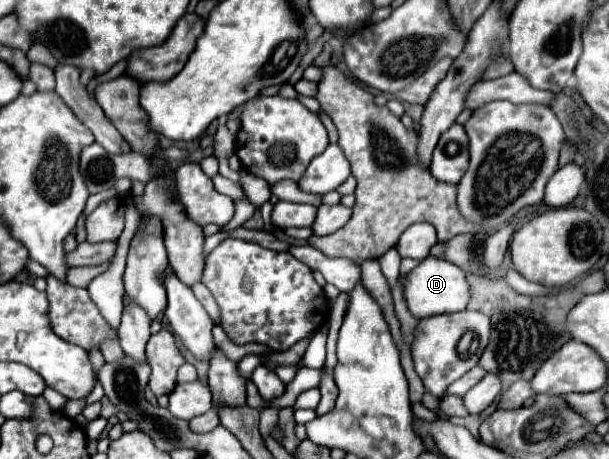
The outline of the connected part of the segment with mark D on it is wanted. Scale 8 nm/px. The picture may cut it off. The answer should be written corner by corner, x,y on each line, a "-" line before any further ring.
425,257
419,267
415,267
407,275
405,283
405,297
407,297
407,307
415,317
431,317
431,315
441,315
441,313
455,313
463,311
469,303
469,285
465,279
465,273
457,267
451,265
449,261
435,259
435,257

